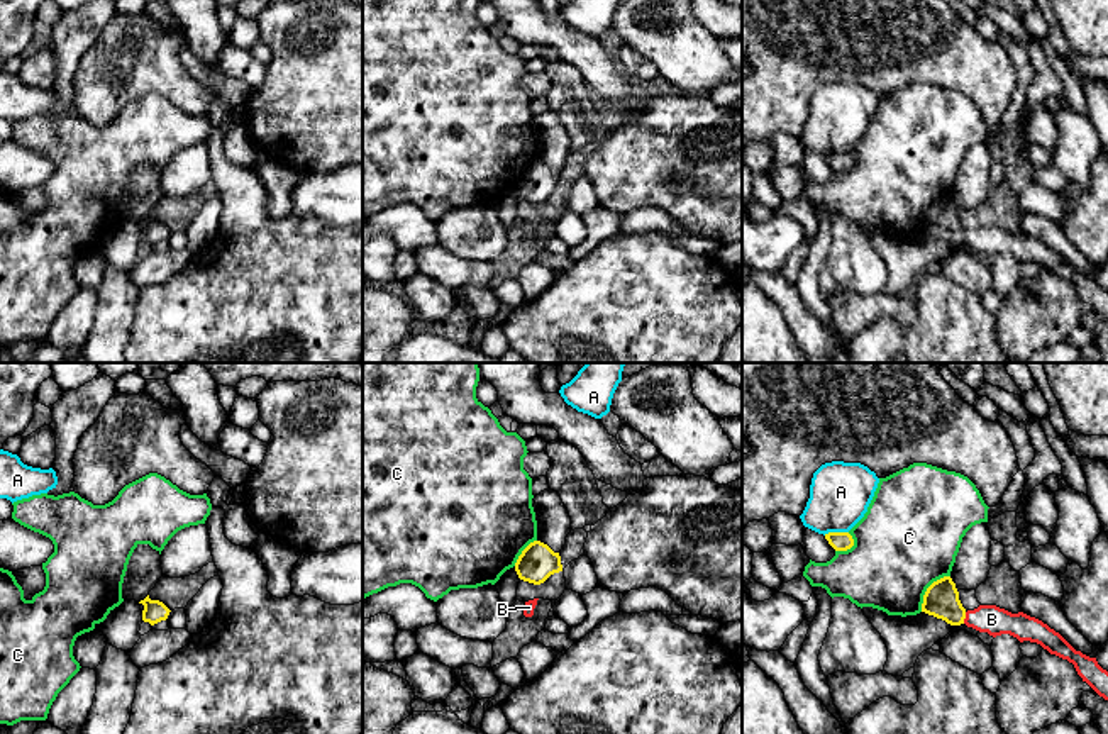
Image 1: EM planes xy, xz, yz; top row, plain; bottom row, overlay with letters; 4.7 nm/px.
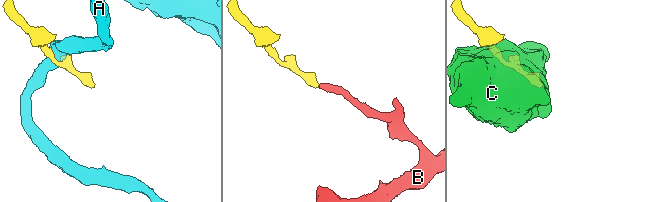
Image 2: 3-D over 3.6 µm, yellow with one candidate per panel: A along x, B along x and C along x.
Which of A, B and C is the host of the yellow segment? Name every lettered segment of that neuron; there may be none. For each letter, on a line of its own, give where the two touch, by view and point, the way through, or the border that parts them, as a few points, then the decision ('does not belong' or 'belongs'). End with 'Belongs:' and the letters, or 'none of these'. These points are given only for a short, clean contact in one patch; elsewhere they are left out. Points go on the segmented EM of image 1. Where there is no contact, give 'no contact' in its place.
A: contact yz (836, 533); border yz (847, 531), (829, 531), (824, 534); does not belong
B: contact yz (964, 617); way yz (941, 599), (964, 617), (991, 619); belongs
C: contact yz (927, 589); does not belong
Belongs: B

